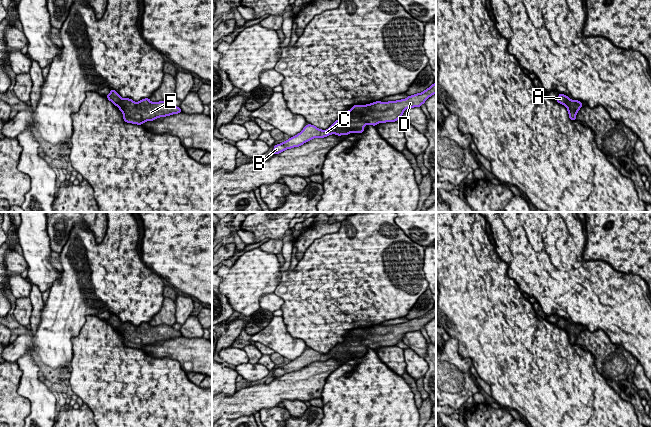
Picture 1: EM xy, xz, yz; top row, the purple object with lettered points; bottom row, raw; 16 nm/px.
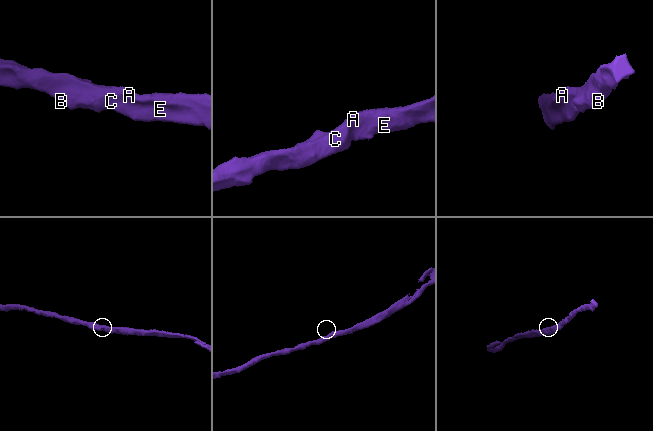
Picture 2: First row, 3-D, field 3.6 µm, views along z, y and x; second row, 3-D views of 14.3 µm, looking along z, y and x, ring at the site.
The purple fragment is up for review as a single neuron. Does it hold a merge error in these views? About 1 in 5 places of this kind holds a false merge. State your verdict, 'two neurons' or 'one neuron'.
one neuron

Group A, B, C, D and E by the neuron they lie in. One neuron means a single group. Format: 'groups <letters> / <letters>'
groups A B C D E

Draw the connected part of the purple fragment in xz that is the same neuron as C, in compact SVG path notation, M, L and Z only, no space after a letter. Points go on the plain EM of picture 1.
M436 307L421 317L408 320L405 323L381 326L376 325L366 329L354 329L345 336L342 343L336 344L326 354L307 348L297 359L288 364L274 369L272 377L279 378L286 373L299 371L313 362L324 362L335 358L338 360L350 357L363 357L365 350L370 348L376 350L378 347L395 346L408 332L421 331L425 325L436 318Z

